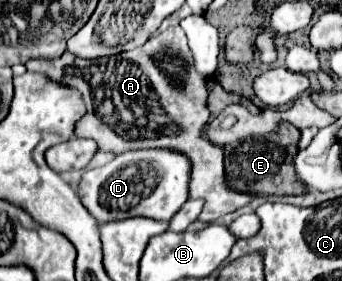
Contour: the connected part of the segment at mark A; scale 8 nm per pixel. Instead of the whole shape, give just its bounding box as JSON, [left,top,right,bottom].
[27,25,253,223]

